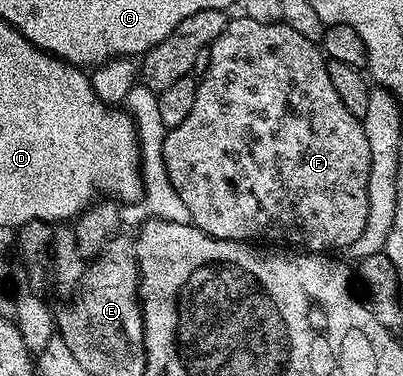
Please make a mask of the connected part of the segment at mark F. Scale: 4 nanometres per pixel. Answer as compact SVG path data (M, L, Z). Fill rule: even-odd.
M245 16L231 17L227 21L224 32L220 32L217 40L210 45L208 57L205 59L206 71L203 72L202 78L198 82L198 91L196 92L196 101L192 103L192 112L188 112L188 116L184 119L184 124L176 124L176 128L167 130L166 139L164 140L164 164L168 172L168 180L172 180L172 188L176 188L176 192L180 196L180 200L184 200L184 208L188 208L190 213L190 222L195 226L199 226L205 234L220 240L228 240L229 242L248 242L251 244L263 244L262 242L287 242L287 247L301 248L306 252L338 252L334 250L345 251L354 241L361 238L364 232L365 224L368 222L369 214L369 196L368 196L368 180L369 180L369 146L368 139L365 136L365 130L359 118L352 116L352 112L348 112L348 108L344 108L344 103L340 101L340 96L336 92L336 88L332 85L332 76L328 76L328 68L326 67L327 59L324 57L323 51L319 49L315 43L304 40L304 36L300 36L300 32L292 32L292 28L288 28L282 22L276 24L260 24L257 20L252 20Z

